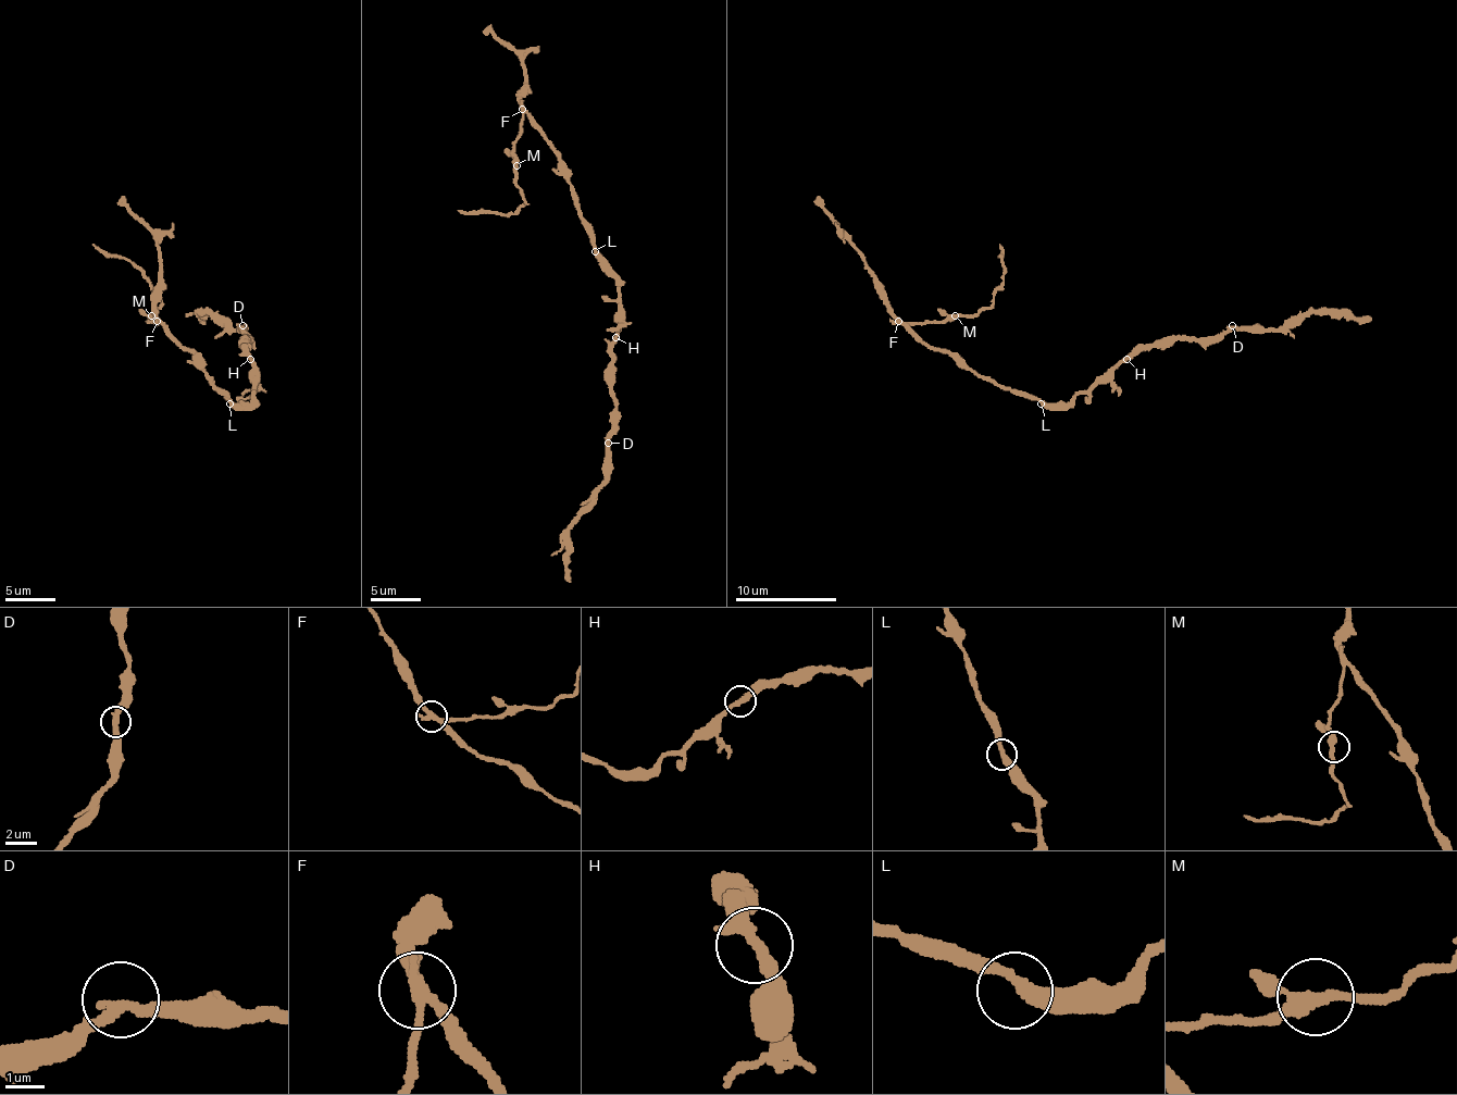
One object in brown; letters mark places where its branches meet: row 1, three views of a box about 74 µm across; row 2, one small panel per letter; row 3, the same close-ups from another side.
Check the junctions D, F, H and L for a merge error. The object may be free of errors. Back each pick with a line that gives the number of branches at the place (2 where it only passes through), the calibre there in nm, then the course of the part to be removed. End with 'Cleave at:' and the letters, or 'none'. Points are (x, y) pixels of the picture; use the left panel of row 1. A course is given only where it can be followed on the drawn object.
F: 3 branches meet; 280 nm thick; foreign part runs (157, 321), (149, 318), (161, 303), (149, 281), (128, 260), (106, 258), (94, 245)
Cleave at: F

